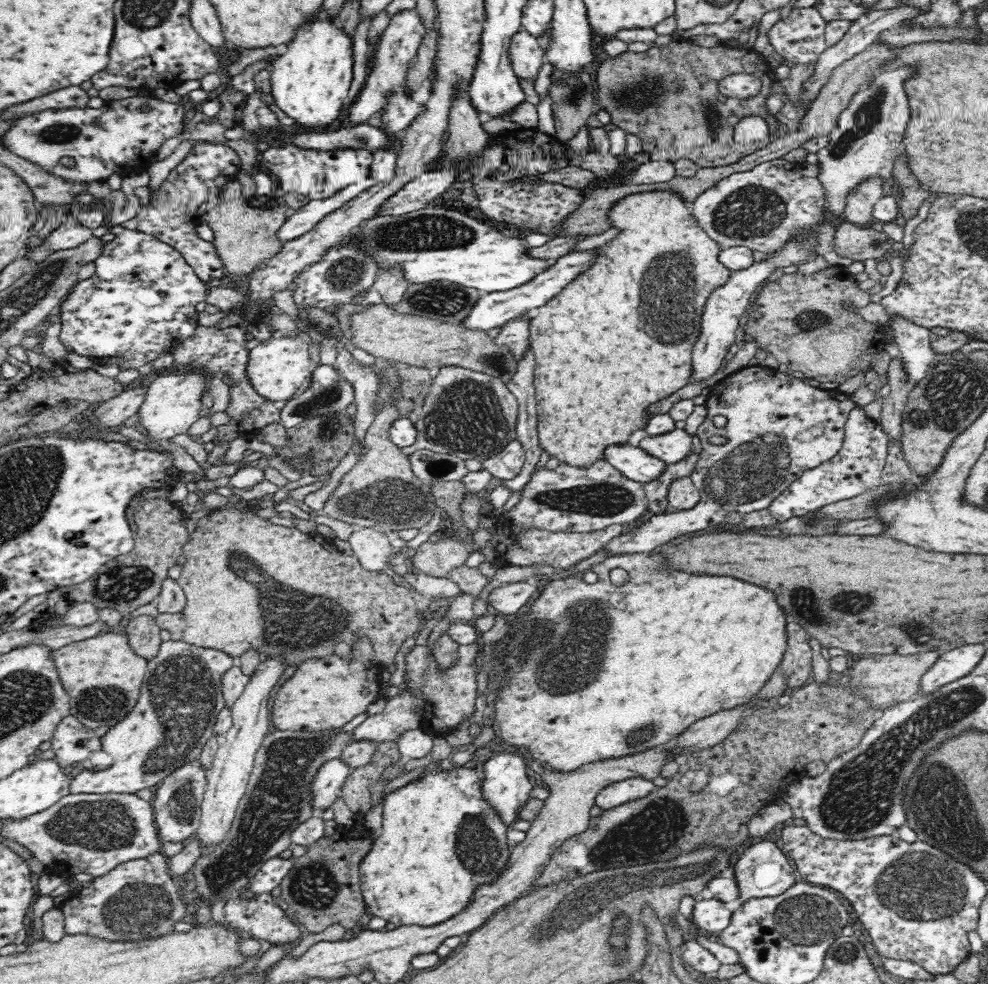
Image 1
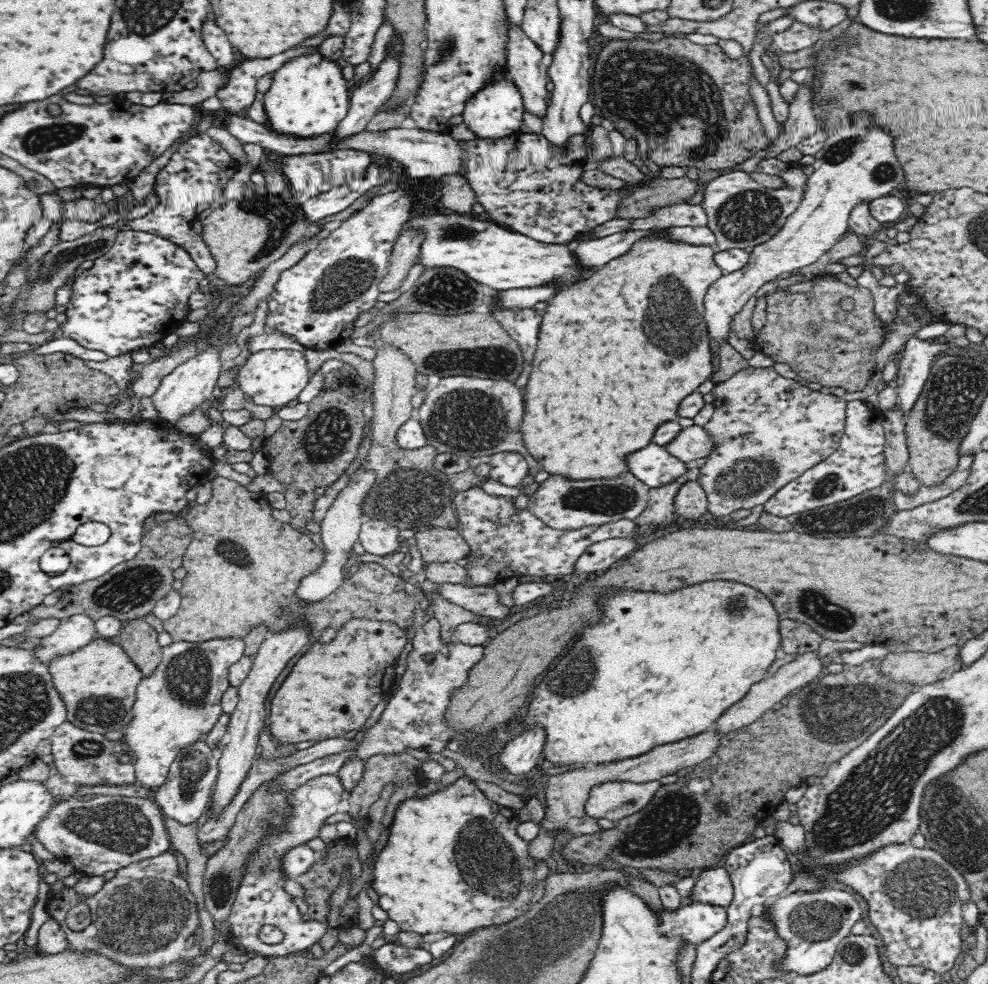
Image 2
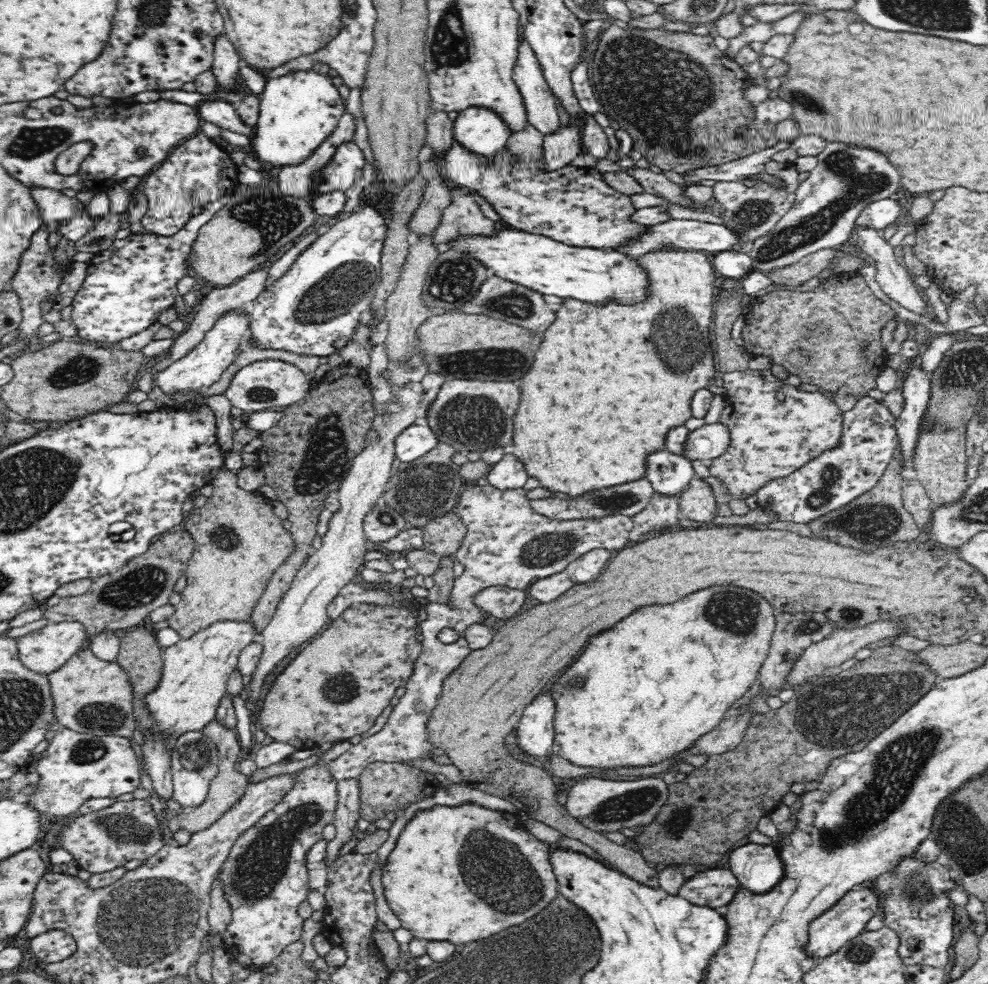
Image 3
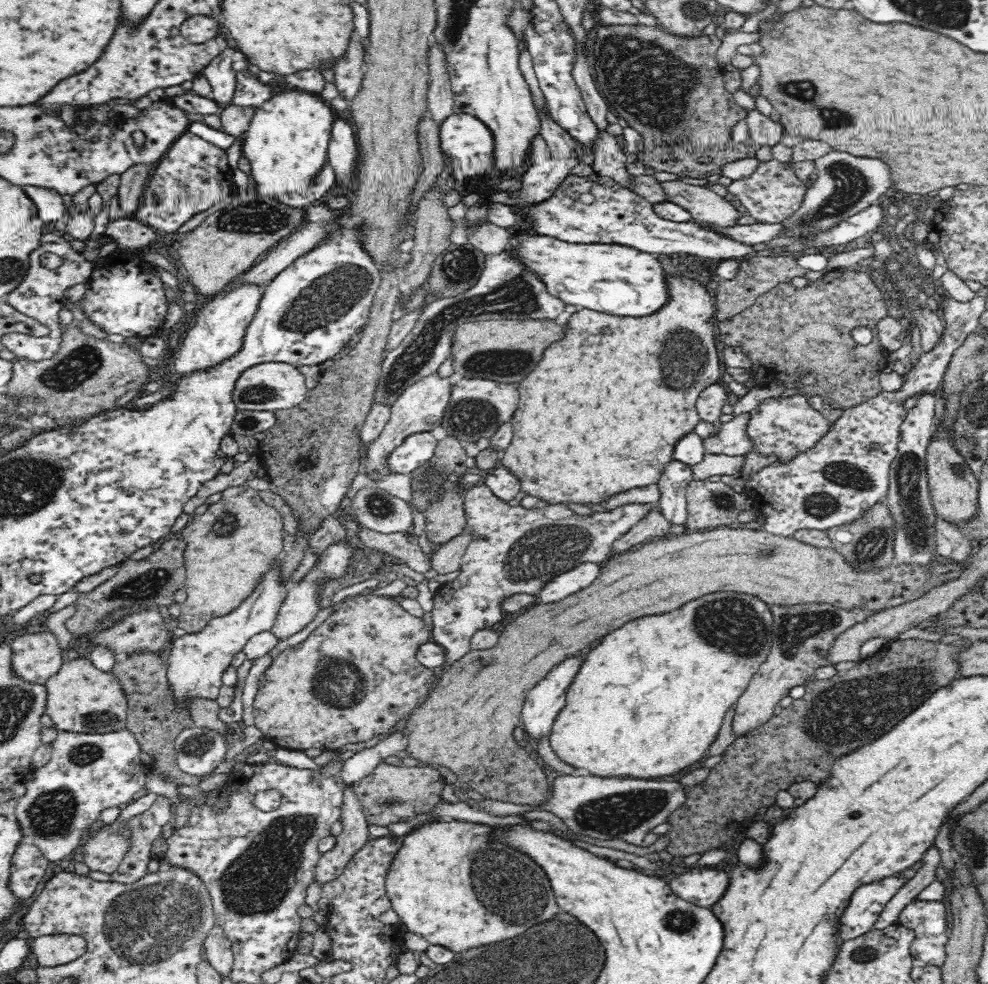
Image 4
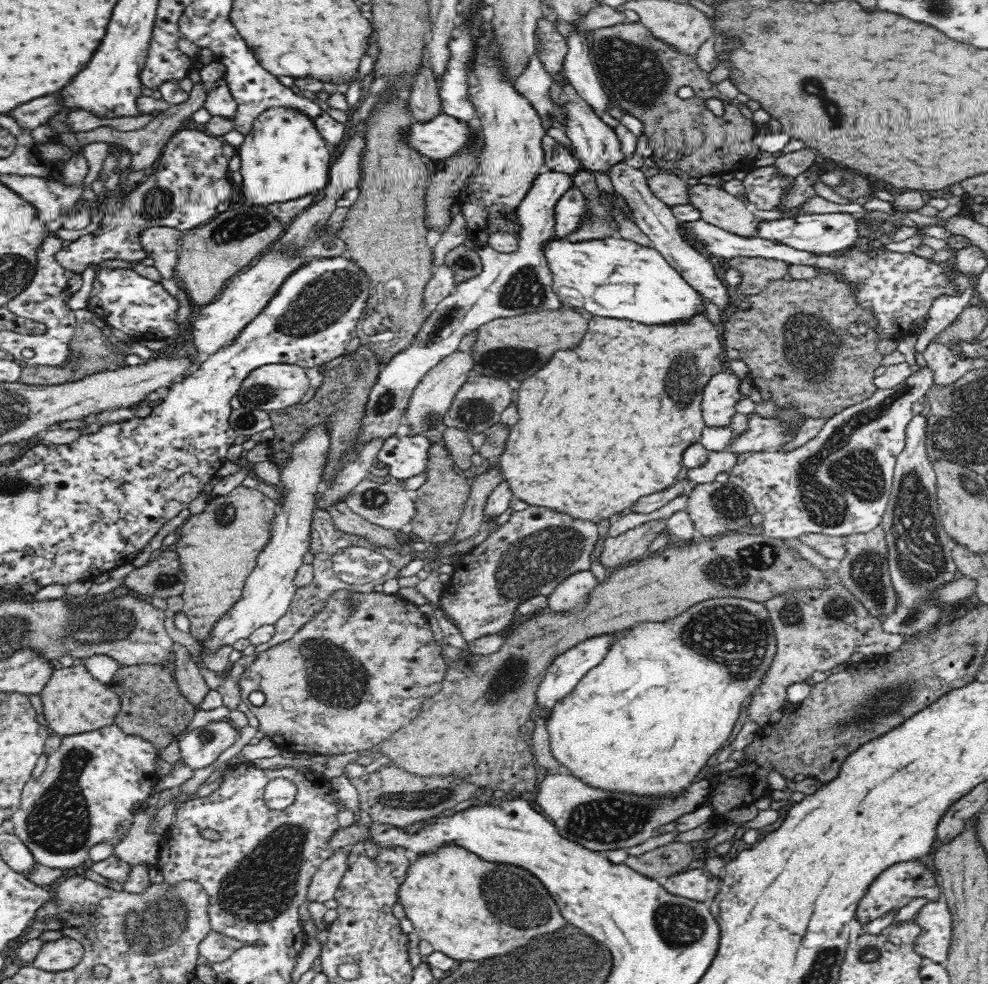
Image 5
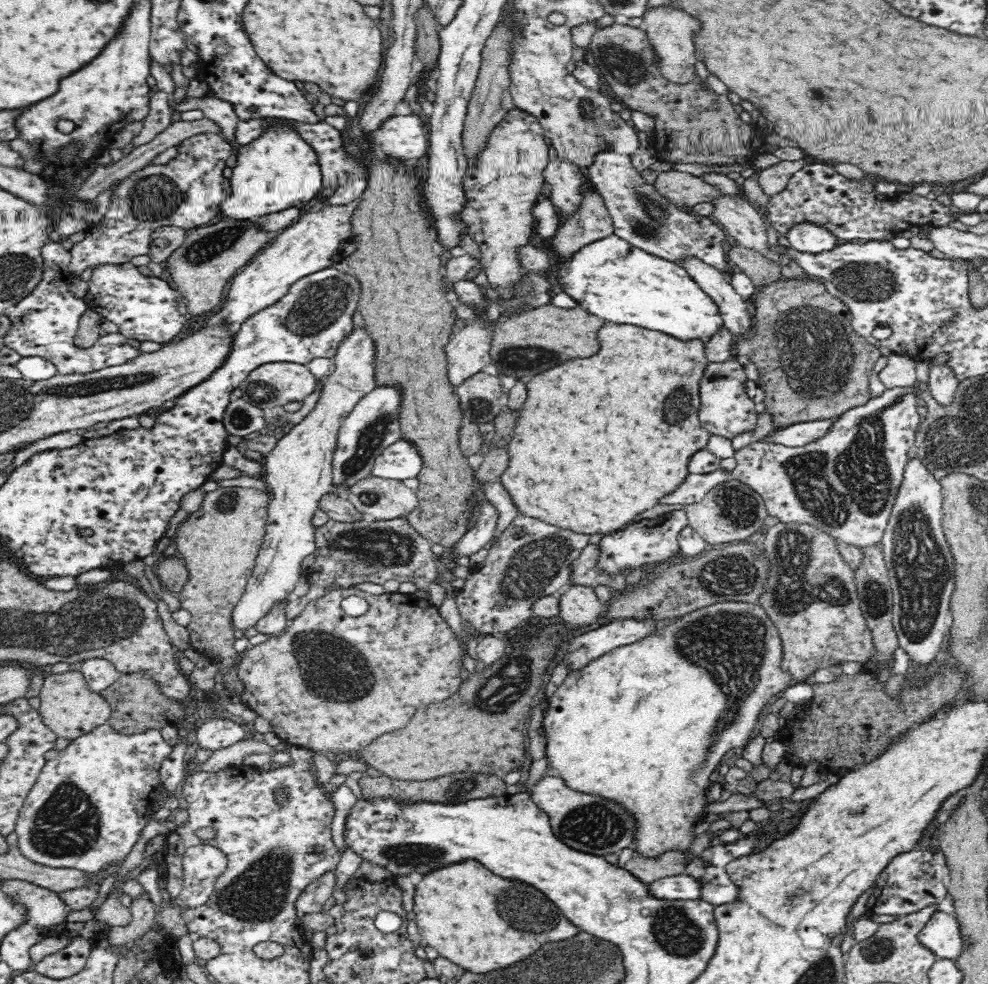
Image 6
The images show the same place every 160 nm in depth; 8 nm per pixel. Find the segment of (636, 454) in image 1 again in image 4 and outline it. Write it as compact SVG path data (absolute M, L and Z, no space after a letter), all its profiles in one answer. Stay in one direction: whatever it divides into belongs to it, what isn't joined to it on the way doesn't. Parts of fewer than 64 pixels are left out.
M672 460L665 465L664 474L656 482L661 493L656 503L659 512L672 524L686 525L686 516L688 516L686 490L692 481L692 467Z

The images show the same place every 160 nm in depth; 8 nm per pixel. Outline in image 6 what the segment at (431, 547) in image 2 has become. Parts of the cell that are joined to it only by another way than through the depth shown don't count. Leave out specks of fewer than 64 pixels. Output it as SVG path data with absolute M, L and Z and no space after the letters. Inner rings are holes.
M376 158L372 160L368 159L367 164L368 186L361 194L360 204L358 204L358 208L356 208L351 220L354 242L356 243L357 248L356 251L348 255L345 259L348 266L351 268L351 274L360 283L361 291L357 306L360 314L363 316L364 326L366 326L366 329L370 331L370 335L372 335L372 339L374 339L374 343L376 343L375 383L377 386L394 386L395 388L398 388L399 407L397 408L397 415L402 434L401 440L412 443L412 445L416 447L416 452L420 455L420 459L422 459L422 468L417 476L419 485L415 490L419 504L414 508L414 510L412 510L412 512L406 514L406 517L410 525L416 528L418 533L424 538L430 540L430 542L434 544L441 544L445 548L450 548L452 544L458 542L458 540L460 540L474 526L474 522L480 512L482 502L481 499L475 498L475 494L479 494L478 484L475 481L476 472L469 466L467 457L463 455L463 450L460 447L459 433L464 423L462 408L460 408L460 399L455 392L456 386L450 383L447 371L445 346L448 344L451 332L455 327L456 316L459 315L461 311L454 312L454 310L452 310L452 306L450 306L450 304L446 304L446 298L444 298L444 296L448 294L448 283L446 283L446 279L442 280L442 274L440 274L442 264L440 263L435 235L433 234L426 217L420 214L420 210L422 210L420 206L422 203L422 196L420 193L420 184L418 183L420 179L418 179L416 174L412 174L412 166L404 165L404 161L397 162L397 164L394 165L390 160L379 160ZM446 314L452 314L452 322L440 322L440 320L448 320L448 318L446 318Z

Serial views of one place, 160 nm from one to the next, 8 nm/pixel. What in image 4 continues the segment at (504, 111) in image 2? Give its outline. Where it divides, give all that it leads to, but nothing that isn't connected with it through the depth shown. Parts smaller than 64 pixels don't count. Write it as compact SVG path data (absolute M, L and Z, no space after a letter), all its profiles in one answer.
M452 113L441 122L438 145L448 158L452 179L460 181L475 179L481 172L489 169L495 161L493 160L495 140L492 139L491 131L480 119L468 113Z

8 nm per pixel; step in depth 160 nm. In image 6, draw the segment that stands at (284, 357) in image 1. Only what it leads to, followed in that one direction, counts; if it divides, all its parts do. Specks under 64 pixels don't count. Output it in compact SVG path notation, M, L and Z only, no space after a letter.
M271 362L256 367L248 373L248 376L240 383L246 402L252 403L258 408L273 408L281 412L287 404L300 402L314 394L316 390L316 376L310 372L305 364L295 362Z

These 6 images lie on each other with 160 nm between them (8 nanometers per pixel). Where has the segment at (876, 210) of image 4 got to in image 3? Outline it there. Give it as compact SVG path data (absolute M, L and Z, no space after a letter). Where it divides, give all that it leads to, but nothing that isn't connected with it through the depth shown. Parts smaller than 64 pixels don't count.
M883 198L866 204L855 224L858 227L870 227L876 230L886 229L892 224L897 224L901 206L894 198Z

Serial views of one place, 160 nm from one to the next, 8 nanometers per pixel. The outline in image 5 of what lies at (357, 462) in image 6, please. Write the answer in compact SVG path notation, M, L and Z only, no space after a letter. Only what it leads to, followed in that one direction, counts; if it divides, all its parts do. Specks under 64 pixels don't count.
M548 170L532 180L532 186L516 208L516 221L520 224L518 250L514 252L496 252L489 246L476 242L474 249L481 258L483 269L480 274L455 285L454 291L429 310L426 320L412 344L396 352L379 372L367 404L365 415L361 420L357 449L346 458L346 463L358 457L358 447L374 438L391 438L398 434L402 414L410 402L412 390L422 377L441 360L458 350L459 342L476 331L478 326L497 318L510 318L545 310L553 311L562 308L562 302L553 291L552 275L544 257L544 244L554 239L554 206L570 186L573 180L564 172Z

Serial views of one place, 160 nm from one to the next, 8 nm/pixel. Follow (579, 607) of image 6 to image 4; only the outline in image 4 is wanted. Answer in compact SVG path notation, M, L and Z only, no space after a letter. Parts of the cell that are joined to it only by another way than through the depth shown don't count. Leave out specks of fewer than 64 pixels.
M583 563L572 571L564 572L564 575L556 576L538 592L538 602L546 604L556 602L590 586L598 579L601 568L602 564Z

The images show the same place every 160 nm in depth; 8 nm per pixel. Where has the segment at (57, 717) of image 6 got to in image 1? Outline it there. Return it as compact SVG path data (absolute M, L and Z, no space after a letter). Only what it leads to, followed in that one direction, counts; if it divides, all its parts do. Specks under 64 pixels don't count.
M123 628L108 630L98 636L67 644L51 653L61 683L70 695L70 715L76 717L83 726L92 730L98 726L111 727L124 720L128 712L132 712L141 693L148 661L131 649L128 635Z

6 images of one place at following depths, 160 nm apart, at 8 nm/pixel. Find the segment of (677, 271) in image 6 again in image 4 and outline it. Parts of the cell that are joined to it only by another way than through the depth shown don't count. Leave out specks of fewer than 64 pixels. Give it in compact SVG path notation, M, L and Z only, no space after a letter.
M513 230L506 253L546 285L546 291L565 304L616 316L648 316L668 302L665 271L657 256L630 245L570 244L552 236Z

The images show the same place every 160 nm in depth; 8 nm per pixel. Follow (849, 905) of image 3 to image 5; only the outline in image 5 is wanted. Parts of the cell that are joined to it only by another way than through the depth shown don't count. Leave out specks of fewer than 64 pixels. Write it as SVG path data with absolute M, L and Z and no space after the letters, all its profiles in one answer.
M918 859L916 862L900 861L898 864L893 864L890 868L884 869L884 872L877 876L874 883L867 888L866 894L859 900L855 919L863 927L889 911L901 909L916 896L928 898L928 900L938 900L940 893L941 890L938 890L934 874L922 862L918 862Z

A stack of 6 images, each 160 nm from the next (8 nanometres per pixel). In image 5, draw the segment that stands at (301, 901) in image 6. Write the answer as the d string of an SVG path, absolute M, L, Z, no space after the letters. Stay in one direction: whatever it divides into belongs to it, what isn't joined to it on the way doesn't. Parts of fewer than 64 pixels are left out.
M347 848L336 849L332 856L323 860L311 878L307 898L322 903L332 900L355 853L356 851Z

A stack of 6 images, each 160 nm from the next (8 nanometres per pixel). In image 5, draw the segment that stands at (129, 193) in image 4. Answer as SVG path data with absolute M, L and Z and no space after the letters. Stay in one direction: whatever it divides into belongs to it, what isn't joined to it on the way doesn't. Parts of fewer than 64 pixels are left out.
M199 82L194 84L192 91L189 92L189 101L183 102L182 104L172 104L169 108L163 111L158 117L154 117L148 124L140 130L133 130L130 132L122 132L109 126L101 126L96 130L89 130L88 132L77 132L76 136L78 142L84 146L84 144L90 144L90 142L107 142L121 144L125 146L131 153L131 163L129 165L131 172L138 170L146 170L148 167L155 167L156 162L159 160L160 155L163 153L166 143L174 136L180 128L180 123L192 116L196 110L200 110L205 107L205 100L207 97L208 84Z

